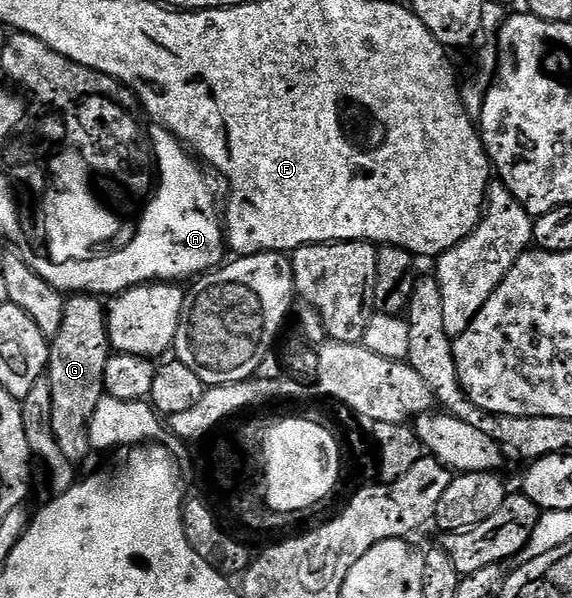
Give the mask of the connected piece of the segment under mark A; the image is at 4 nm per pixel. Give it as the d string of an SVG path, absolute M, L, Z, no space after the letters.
M190 156L183 158L182 172L167 171L163 175L165 186L161 205L148 217L149 224L144 226L138 242L130 244L130 249L119 247L118 256L103 254L94 262L84 262L84 266L53 267L49 262L42 262L37 265L37 272L63 294L113 298L138 284L178 282L181 276L193 277L219 267L224 260L224 224L220 219L220 208L214 205L210 184L198 169L199 161Z

